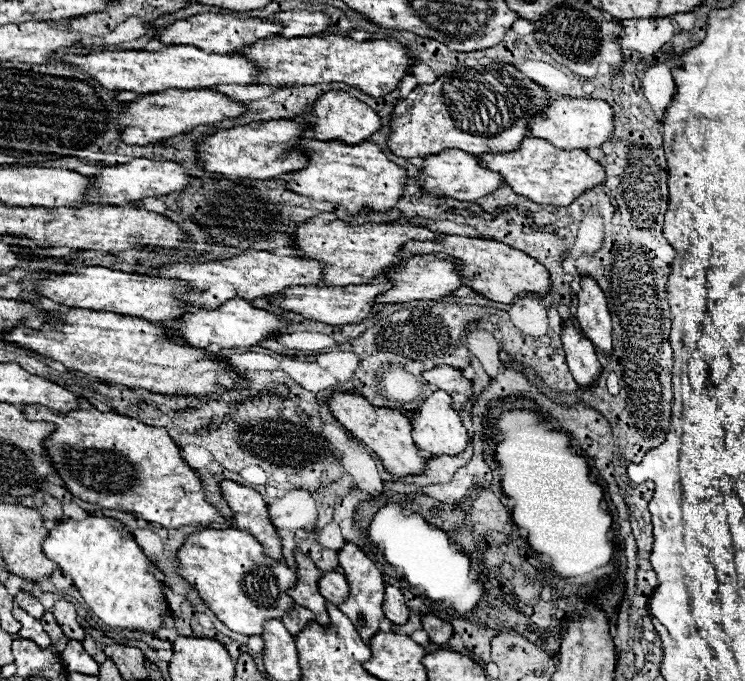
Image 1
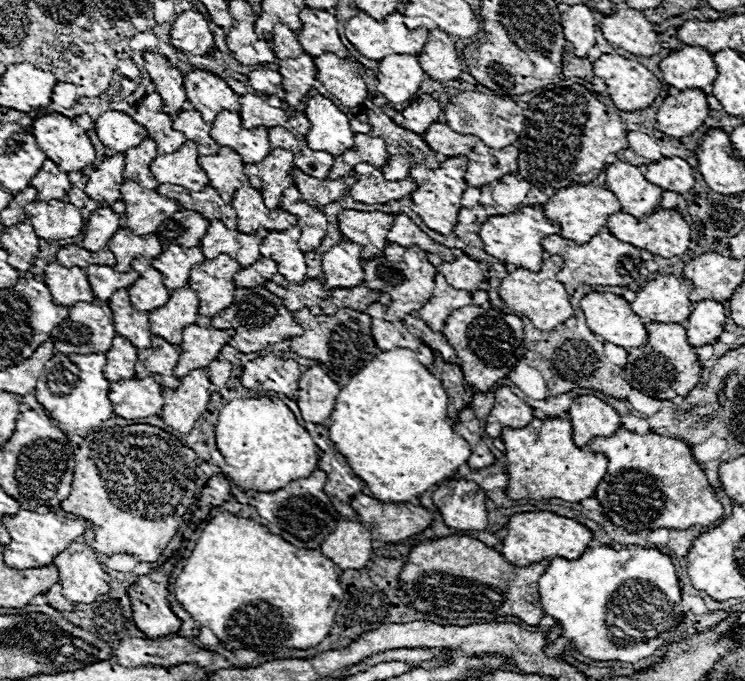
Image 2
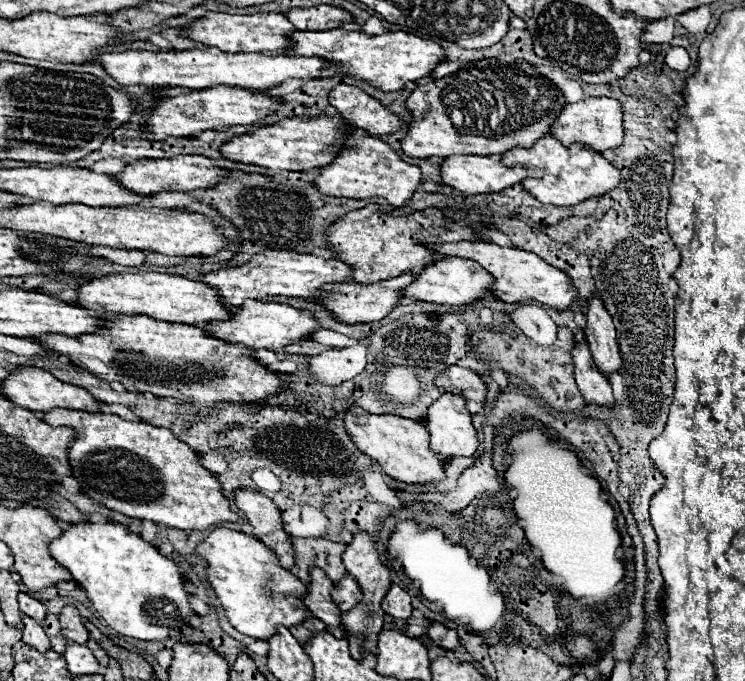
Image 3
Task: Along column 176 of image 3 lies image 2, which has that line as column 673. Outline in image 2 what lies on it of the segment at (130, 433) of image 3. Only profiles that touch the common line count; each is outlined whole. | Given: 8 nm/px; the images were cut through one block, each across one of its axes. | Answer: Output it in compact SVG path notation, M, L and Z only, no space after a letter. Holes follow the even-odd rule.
M618 428L608 438L598 436L592 442L588 442L588 448L592 452L600 452L608 458L608 472L606 472L604 480L600 480L600 488L596 488L596 498L602 504L602 512L608 516L608 520L614 526L622 526L628 532L656 530L656 528L686 530L694 524L710 526L724 514L722 504L716 500L714 490L706 480L706 474L694 462L690 446L680 438L666 438L666 436L660 436L654 432L634 434L624 428Z

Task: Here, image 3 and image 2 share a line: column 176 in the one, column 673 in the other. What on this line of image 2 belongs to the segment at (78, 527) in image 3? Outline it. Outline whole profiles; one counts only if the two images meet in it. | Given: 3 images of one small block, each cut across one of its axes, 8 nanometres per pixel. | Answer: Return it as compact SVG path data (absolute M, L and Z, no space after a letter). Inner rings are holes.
M590 546L576 560L552 558L548 570L538 580L538 596L544 614L558 622L562 630L560 636L568 638L570 648L594 662L620 660L634 664L646 656L652 656L670 638L682 618L678 612L682 594L674 572L674 562L656 548L626 546L622 550L614 550L610 546Z

